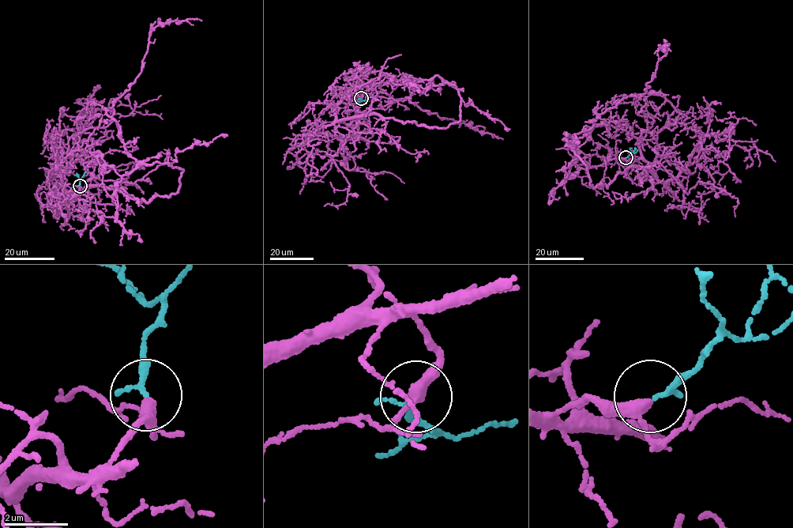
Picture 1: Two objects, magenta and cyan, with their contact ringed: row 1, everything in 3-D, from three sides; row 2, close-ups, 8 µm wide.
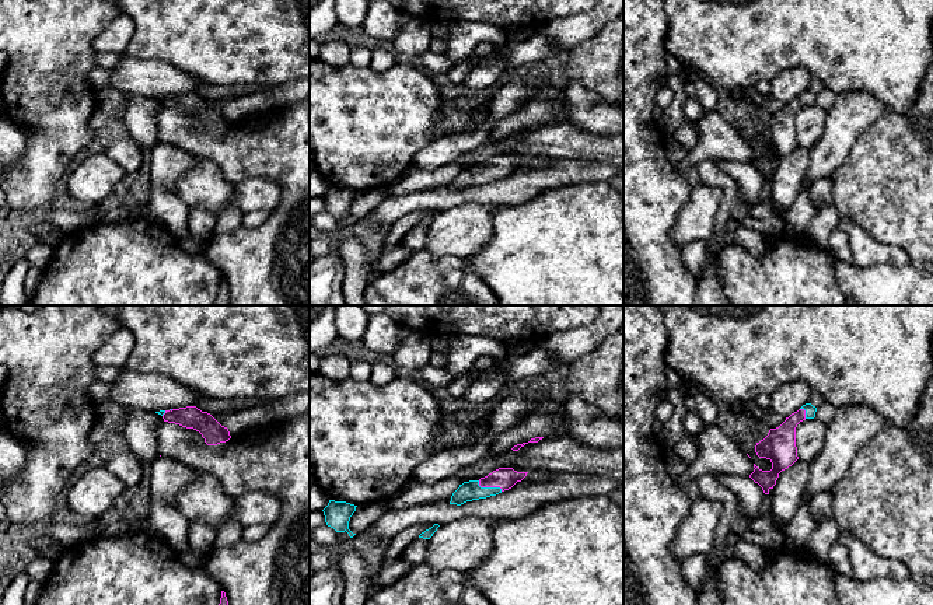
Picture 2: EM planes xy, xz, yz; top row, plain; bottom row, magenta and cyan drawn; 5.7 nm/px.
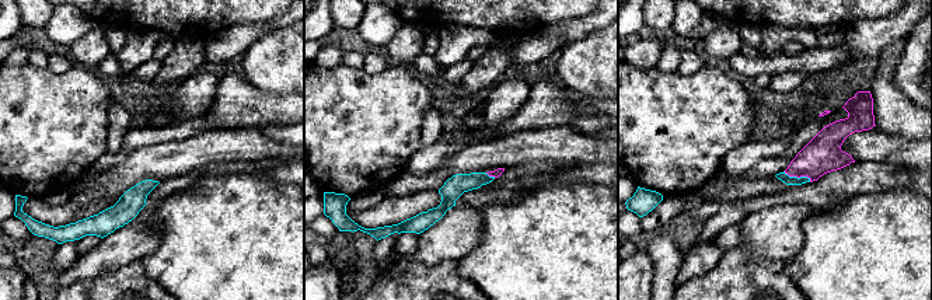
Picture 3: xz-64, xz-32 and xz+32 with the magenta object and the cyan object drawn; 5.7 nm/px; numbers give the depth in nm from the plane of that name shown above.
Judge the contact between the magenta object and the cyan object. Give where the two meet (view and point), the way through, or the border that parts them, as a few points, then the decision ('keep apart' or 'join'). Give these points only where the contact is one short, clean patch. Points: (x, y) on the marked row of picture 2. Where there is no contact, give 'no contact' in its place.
meets magenta in xz at (489, 486); runs through xz (505, 478), (489, 486), (470, 490); join

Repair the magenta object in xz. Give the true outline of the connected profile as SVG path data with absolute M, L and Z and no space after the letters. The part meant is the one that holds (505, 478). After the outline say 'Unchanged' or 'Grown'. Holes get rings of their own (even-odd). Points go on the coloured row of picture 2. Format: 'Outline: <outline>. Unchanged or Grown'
Outline: M499 468L479 480L459 485L452 493L450 504L461 506L466 501L496 496L521 482L528 472L517 472L513 468Z. Grown

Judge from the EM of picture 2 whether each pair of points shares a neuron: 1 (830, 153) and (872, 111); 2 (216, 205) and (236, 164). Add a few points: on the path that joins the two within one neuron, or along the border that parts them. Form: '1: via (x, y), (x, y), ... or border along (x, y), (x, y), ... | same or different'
1: via (838, 142), (860, 119) | same
2: border along (203, 158), (212, 160), (222, 174), (234, 184) | different

